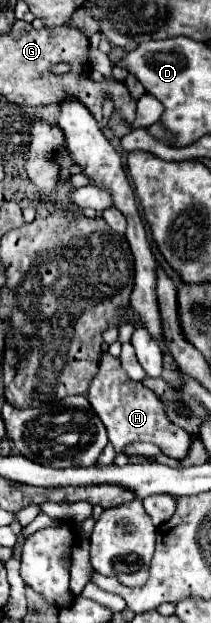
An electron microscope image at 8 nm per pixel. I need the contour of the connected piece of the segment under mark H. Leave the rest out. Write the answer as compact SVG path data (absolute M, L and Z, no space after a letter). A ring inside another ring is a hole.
M111 354L101 356L99 374L91 382L87 400L91 408L95 410L95 414L101 418L107 430L109 442L115 446L115 452L121 452L123 446L139 440L139 442L151 442L159 446L161 452L171 458L177 458L177 460L185 458L189 450L189 432L181 430L165 416L163 402L153 394L153 390L145 388L143 384L133 382L127 376L127 372L121 368L119 358L113 358Z

